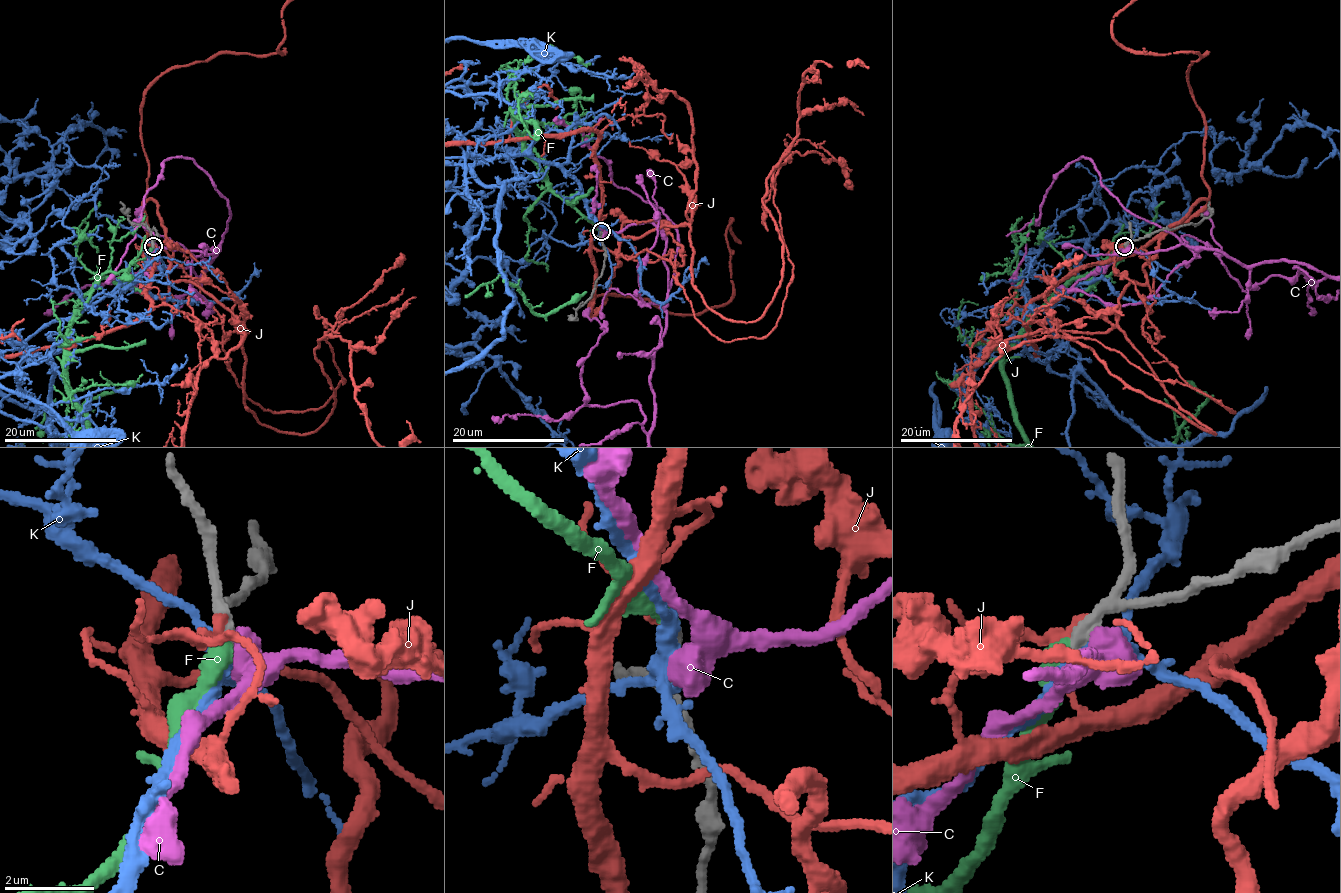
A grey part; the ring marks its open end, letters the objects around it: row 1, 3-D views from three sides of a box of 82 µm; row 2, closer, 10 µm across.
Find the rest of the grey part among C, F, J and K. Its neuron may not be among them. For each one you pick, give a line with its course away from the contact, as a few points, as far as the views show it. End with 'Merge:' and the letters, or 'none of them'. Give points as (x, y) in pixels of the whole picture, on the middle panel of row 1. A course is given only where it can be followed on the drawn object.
F: it runs (601, 230), (551, 188), (514, 111), (537, 178), (473, 164), (465, 269), (537, 314), (586, 292)
Merge: F

